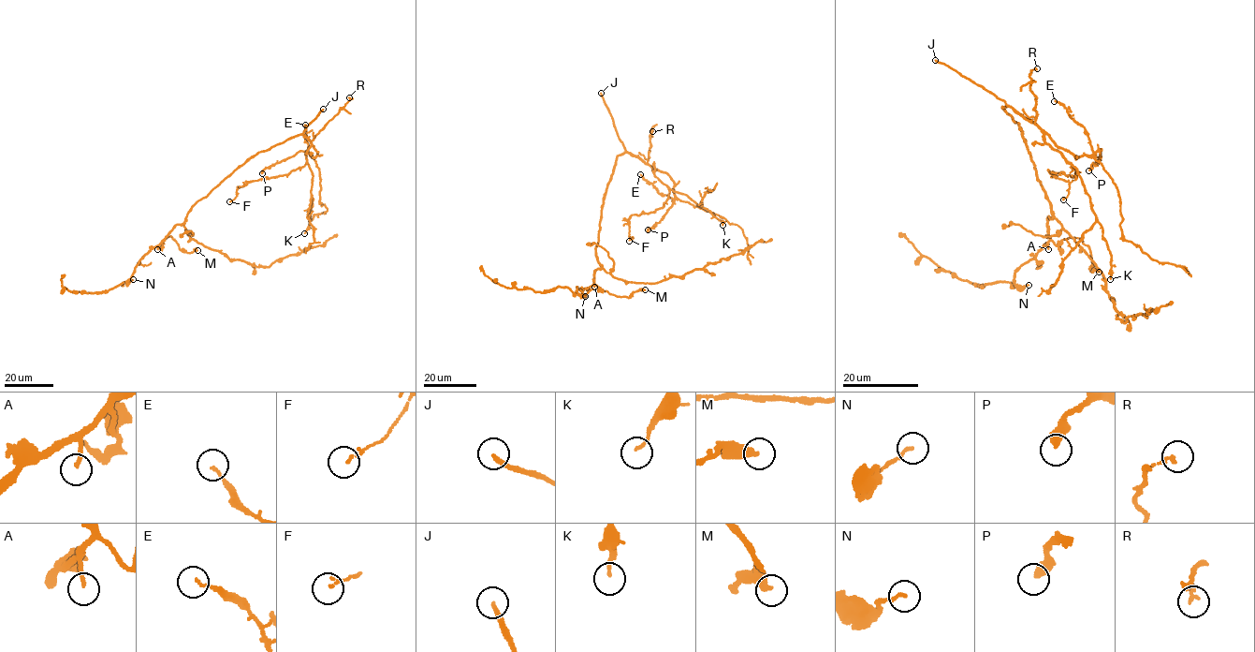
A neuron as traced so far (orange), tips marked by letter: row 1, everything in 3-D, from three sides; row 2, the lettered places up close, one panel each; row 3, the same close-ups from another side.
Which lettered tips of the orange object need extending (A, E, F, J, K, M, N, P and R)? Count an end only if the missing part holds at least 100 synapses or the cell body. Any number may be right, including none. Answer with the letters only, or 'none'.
J

